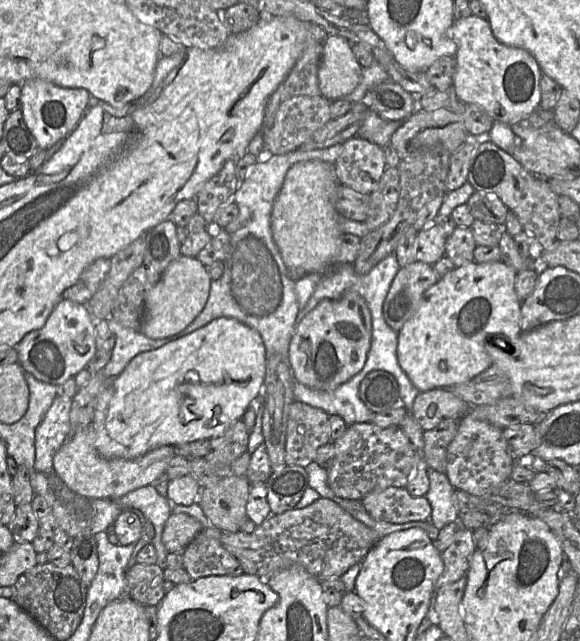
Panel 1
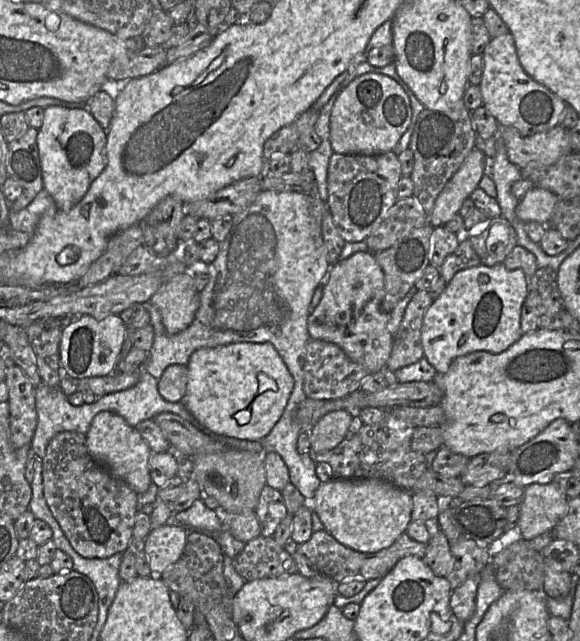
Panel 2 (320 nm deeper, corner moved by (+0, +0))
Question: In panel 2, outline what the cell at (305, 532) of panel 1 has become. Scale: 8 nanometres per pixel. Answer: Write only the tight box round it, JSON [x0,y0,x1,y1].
[284,530,427,583]

